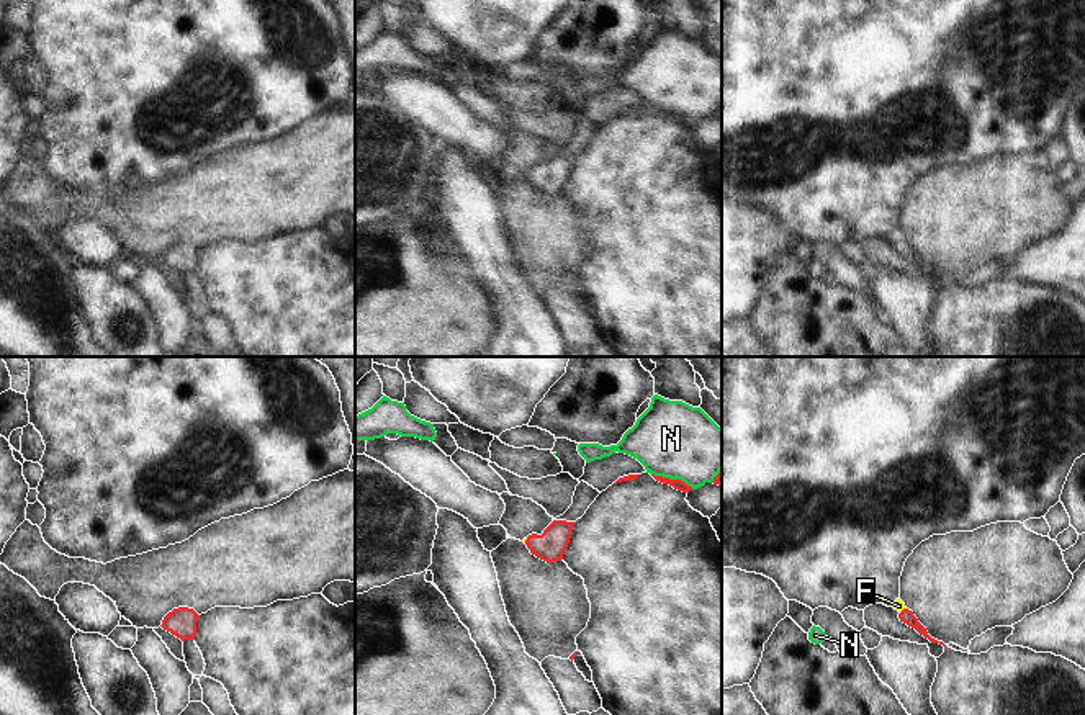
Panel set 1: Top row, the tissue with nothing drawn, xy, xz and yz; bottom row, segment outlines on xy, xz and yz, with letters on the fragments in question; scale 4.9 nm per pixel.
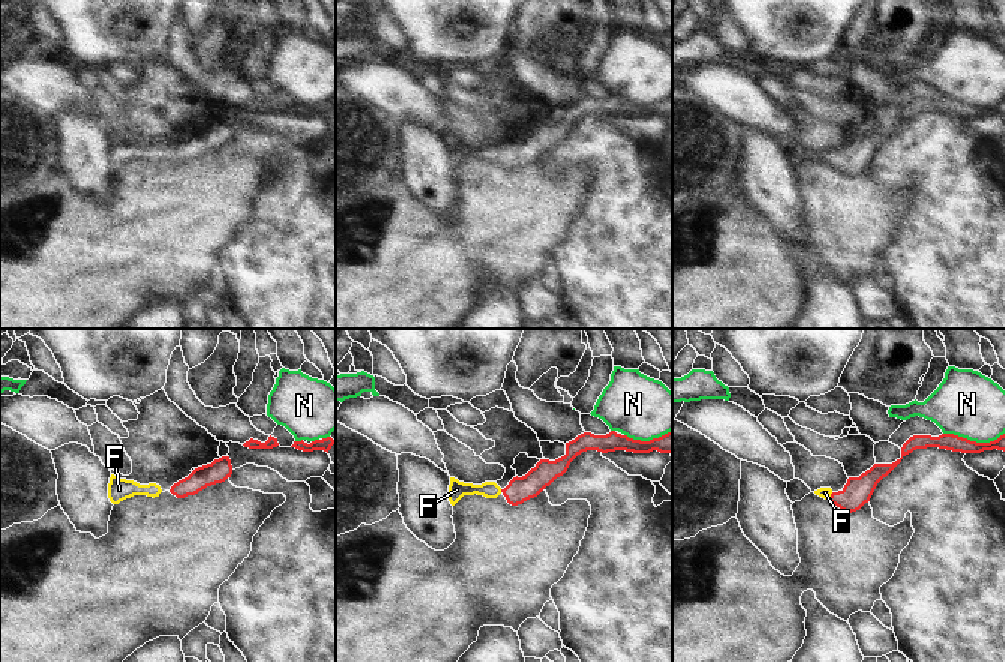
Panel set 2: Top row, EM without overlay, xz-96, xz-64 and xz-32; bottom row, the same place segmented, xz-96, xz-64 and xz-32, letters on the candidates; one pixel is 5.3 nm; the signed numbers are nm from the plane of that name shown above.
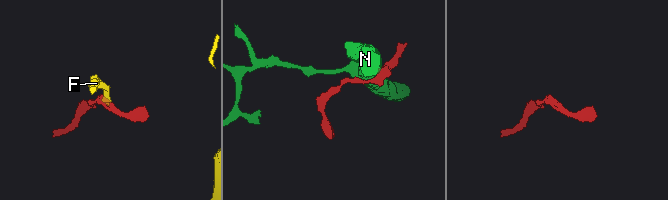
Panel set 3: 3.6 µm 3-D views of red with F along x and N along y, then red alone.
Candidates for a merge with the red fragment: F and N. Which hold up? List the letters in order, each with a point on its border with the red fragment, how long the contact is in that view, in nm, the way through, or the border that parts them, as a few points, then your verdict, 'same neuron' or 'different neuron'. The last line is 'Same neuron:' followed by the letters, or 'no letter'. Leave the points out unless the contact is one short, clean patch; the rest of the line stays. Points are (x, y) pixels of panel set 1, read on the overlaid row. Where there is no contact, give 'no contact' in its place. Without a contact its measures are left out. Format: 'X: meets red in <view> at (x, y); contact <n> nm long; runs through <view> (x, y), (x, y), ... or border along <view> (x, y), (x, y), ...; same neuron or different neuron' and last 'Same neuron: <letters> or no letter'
F: meets red in yz at (902, 611); contact 40 nm long; runs through yz (905, 616), (902, 611), (899, 606); same neuron
N: meets red in xz at (673, 480); contact 220 nm long; border along xz (652, 473), (679, 478), (693, 488); different neuron
Same neuron: F

